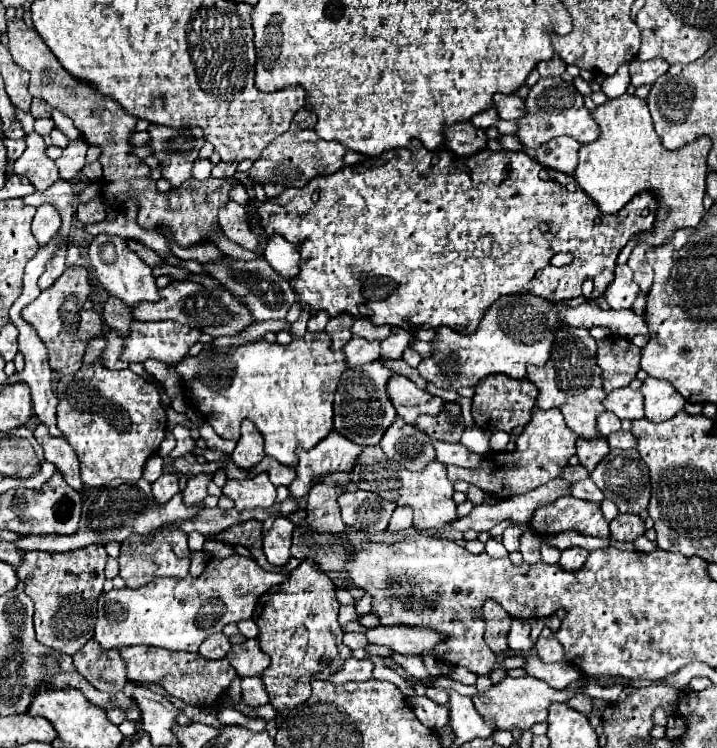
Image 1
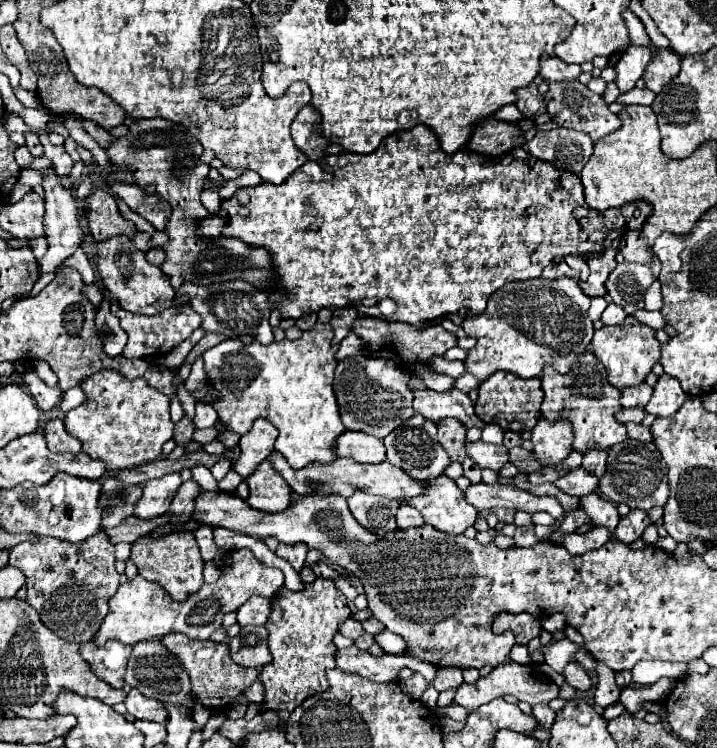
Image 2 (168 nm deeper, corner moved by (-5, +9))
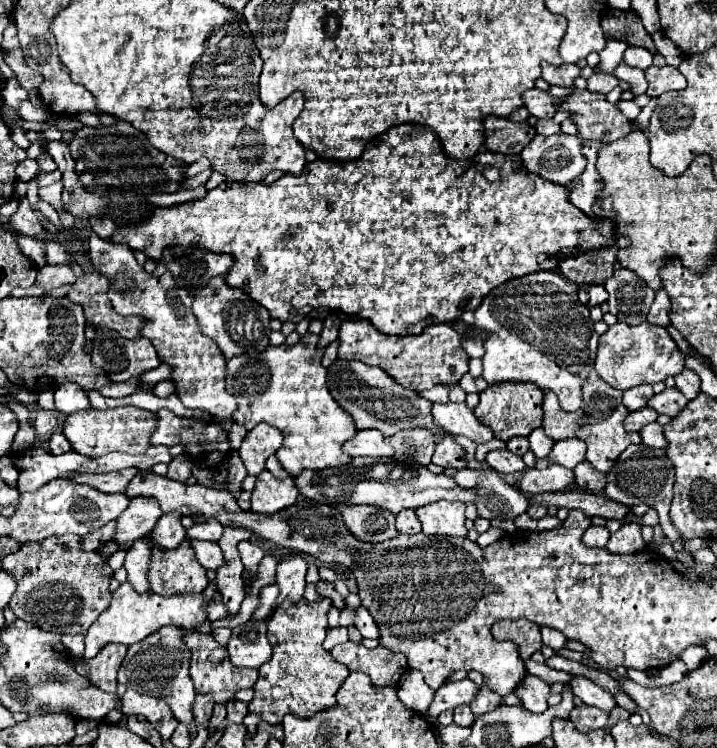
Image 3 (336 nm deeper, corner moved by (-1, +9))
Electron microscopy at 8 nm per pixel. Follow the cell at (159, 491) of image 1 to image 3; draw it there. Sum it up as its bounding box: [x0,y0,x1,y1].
[114,497,162,551]

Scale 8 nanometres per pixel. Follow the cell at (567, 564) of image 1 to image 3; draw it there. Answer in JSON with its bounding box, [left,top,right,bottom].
[584,527,610,547]

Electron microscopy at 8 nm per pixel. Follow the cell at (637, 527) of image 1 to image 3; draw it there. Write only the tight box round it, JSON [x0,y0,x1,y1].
[606,523,646,555]

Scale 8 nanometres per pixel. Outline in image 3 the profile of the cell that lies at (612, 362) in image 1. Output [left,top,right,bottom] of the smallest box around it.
[596,321,686,391]

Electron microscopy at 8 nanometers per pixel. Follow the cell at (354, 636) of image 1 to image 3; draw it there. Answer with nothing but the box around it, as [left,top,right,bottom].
[324,627,348,651]

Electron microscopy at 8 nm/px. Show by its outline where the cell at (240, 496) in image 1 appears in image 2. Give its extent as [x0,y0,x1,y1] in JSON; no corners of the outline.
[246,461,290,513]

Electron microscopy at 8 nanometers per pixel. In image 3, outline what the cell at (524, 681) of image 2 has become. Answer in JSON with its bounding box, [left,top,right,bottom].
[428,679,476,722]

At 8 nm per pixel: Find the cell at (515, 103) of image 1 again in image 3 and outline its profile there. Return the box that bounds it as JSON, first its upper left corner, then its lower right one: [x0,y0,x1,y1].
[524,89,556,119]

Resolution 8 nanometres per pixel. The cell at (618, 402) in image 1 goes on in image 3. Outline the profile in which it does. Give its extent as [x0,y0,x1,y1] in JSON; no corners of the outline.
[624,383,654,411]

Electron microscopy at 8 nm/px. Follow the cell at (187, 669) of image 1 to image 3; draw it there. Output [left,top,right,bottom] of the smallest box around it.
[184,633,258,703]

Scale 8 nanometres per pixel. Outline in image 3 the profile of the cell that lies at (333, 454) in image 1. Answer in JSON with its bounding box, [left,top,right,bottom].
[344,431,392,457]

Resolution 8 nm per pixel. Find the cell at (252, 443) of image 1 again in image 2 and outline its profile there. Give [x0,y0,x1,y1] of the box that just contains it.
[232,419,278,477]

